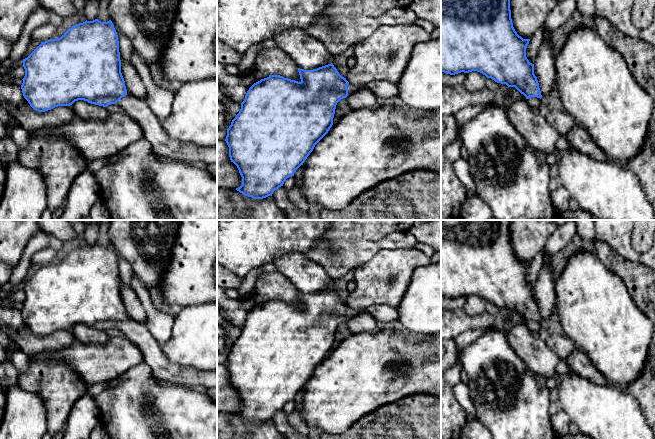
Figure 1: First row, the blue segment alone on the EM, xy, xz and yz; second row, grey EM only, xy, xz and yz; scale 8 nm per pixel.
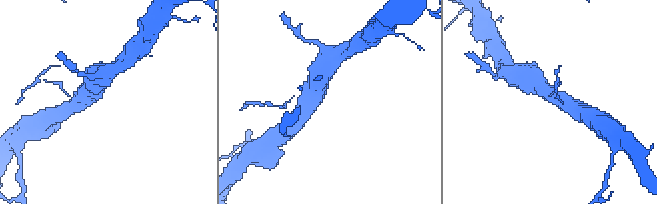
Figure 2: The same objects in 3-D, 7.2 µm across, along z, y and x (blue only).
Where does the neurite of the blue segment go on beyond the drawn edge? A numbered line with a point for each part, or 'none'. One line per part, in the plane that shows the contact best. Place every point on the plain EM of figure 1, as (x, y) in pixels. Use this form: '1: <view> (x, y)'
1: yz (533, 326)

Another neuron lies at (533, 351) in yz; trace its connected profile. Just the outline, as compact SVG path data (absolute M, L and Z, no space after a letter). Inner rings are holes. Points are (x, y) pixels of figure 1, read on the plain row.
M523 318L506 331L506 336L513 351L533 373L545 379L554 377L560 358L544 340L529 331Z

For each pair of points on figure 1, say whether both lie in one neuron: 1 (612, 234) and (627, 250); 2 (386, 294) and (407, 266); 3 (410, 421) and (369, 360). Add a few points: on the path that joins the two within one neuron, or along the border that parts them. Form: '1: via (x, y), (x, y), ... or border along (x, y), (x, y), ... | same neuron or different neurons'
1: via (616, 238), (623, 246) | same neuron
2: via (391, 287), (398, 279), (400, 273) | same neuron
3: border along (419, 392), (384, 404), (375, 410) | different neurons

